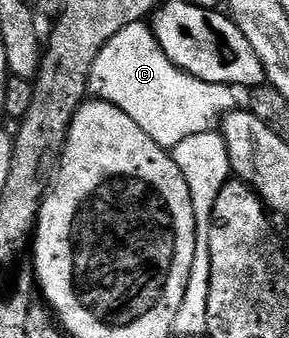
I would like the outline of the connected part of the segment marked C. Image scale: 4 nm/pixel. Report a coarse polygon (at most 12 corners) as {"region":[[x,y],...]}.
{"region":[[142,21],[101,48],[89,90],[158,146],[208,133],[205,82]]}

